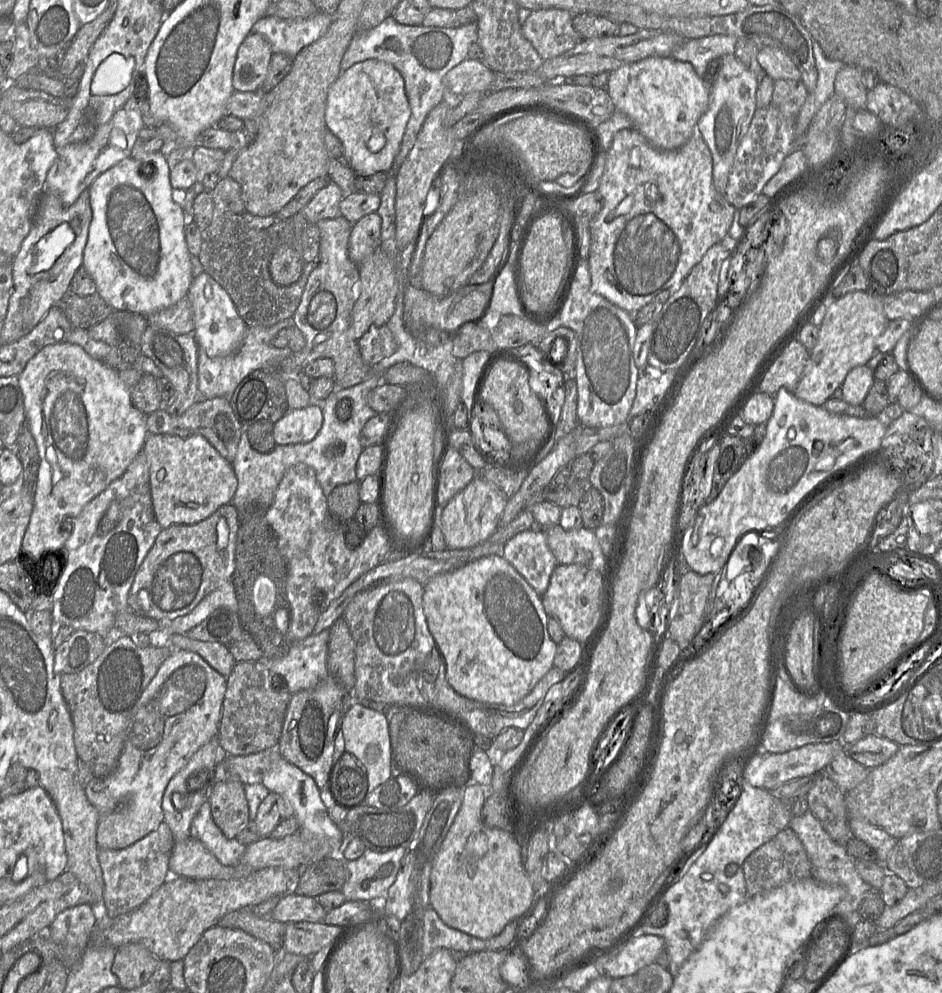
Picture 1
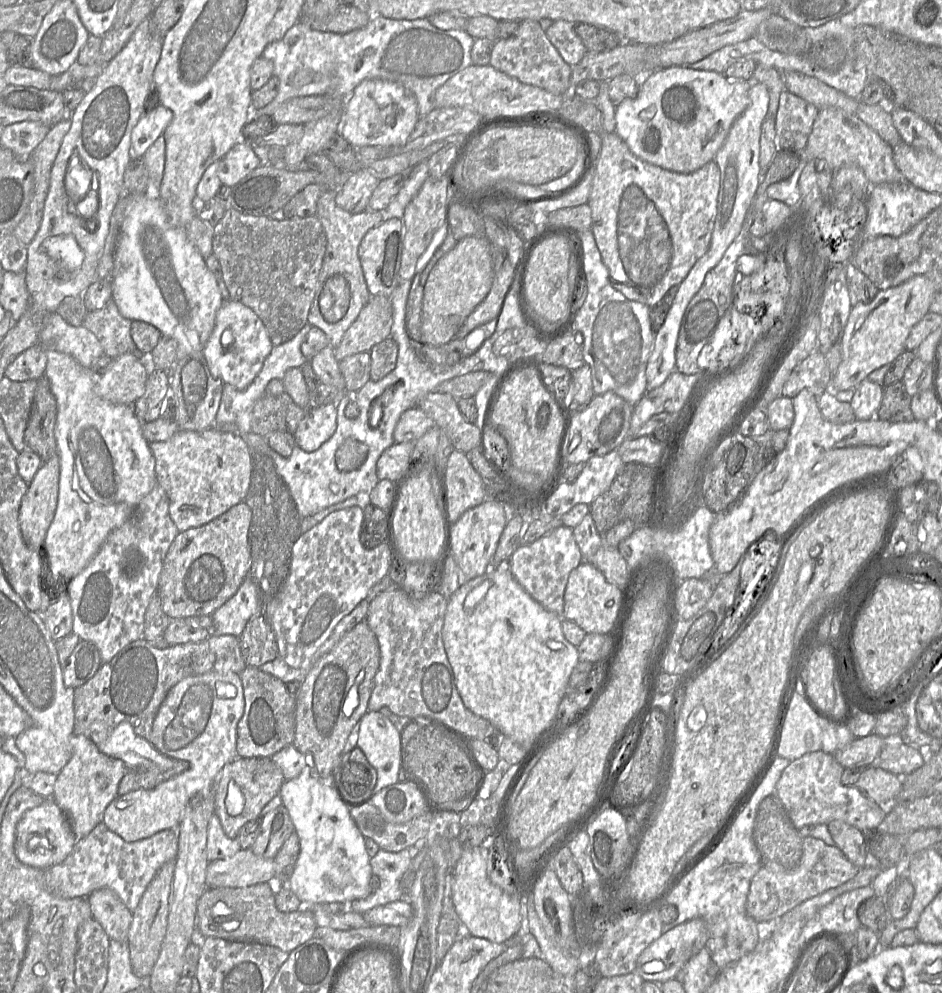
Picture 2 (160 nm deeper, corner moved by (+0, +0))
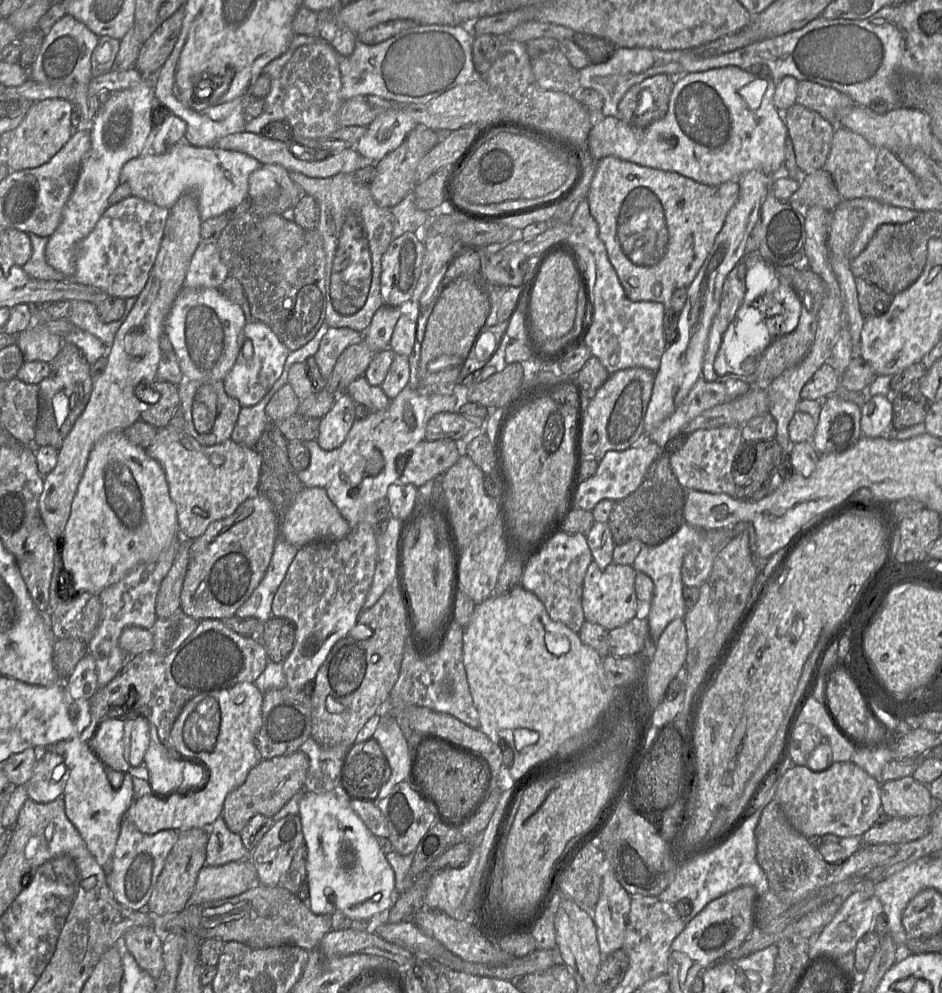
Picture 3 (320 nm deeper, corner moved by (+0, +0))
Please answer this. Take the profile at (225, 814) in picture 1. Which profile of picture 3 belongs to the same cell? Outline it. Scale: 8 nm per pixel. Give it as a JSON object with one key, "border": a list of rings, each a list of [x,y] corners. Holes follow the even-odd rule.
{"border":[[[301,751],[262,759],[249,771],[245,782],[226,796],[222,817],[227,828],[233,833],[240,833],[256,814],[274,816],[293,796],[304,791],[308,768],[308,757]]]}

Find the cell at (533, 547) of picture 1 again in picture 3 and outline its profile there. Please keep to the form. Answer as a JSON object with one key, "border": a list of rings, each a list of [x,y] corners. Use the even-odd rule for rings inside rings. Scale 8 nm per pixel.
{"border":[[[561,531],[538,555],[524,563],[521,585],[542,602],[551,619],[578,633],[586,621],[581,603],[582,588],[587,568],[592,561],[584,534]]]}

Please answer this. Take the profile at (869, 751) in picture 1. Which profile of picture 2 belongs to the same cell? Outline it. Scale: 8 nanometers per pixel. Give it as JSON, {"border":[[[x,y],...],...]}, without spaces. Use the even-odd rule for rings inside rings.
{"border":[[[891,735],[885,737],[885,747],[878,755],[875,765],[870,766],[877,766],[899,776],[906,776],[920,768],[925,762],[924,755],[920,752],[918,747],[903,742],[902,739],[902,735]]]}

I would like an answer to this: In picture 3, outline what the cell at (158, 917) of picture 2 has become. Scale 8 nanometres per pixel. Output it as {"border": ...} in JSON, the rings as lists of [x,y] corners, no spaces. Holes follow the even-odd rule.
{"border":[[[192,828],[179,832],[147,903],[148,912],[154,915],[178,913],[189,904],[199,871],[206,862],[208,840],[209,830],[206,828]]]}

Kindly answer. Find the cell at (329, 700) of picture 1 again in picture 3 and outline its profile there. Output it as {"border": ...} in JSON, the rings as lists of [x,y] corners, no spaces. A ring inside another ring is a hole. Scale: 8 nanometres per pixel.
{"border":[[[398,576],[394,584],[384,591],[374,605],[360,614],[357,625],[349,635],[335,643],[319,668],[313,681],[314,691],[310,697],[313,707],[311,738],[324,747],[337,745],[351,747],[367,721],[384,709],[385,702],[398,680],[407,642],[409,642],[408,617]]]}

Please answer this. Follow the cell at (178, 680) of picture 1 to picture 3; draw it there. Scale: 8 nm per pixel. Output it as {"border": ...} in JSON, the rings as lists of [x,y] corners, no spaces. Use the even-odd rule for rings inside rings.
{"border":[[[242,682],[228,689],[202,693],[188,701],[172,726],[170,740],[175,752],[193,759],[204,767],[207,772],[206,782],[198,791],[193,790],[199,787],[187,788],[183,795],[168,794],[165,798],[155,797],[154,794],[145,795],[133,801],[125,818],[129,819],[141,833],[148,835],[163,830],[180,832],[192,828],[208,829],[222,816],[226,796],[242,785],[249,771],[262,760],[255,744],[255,736],[262,724],[262,704],[263,693],[255,683],[251,682]]]}

